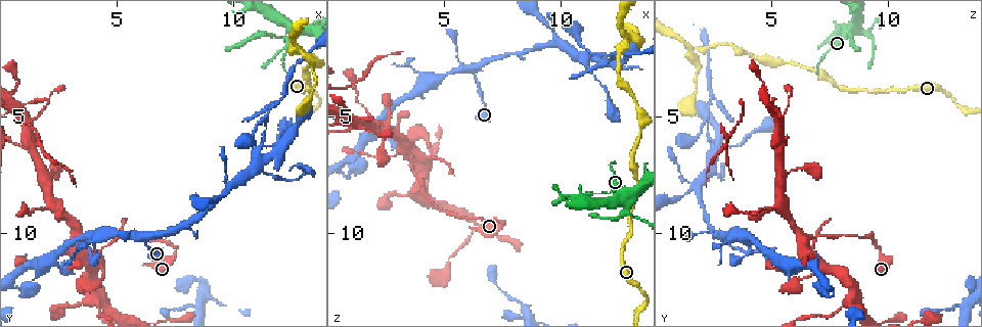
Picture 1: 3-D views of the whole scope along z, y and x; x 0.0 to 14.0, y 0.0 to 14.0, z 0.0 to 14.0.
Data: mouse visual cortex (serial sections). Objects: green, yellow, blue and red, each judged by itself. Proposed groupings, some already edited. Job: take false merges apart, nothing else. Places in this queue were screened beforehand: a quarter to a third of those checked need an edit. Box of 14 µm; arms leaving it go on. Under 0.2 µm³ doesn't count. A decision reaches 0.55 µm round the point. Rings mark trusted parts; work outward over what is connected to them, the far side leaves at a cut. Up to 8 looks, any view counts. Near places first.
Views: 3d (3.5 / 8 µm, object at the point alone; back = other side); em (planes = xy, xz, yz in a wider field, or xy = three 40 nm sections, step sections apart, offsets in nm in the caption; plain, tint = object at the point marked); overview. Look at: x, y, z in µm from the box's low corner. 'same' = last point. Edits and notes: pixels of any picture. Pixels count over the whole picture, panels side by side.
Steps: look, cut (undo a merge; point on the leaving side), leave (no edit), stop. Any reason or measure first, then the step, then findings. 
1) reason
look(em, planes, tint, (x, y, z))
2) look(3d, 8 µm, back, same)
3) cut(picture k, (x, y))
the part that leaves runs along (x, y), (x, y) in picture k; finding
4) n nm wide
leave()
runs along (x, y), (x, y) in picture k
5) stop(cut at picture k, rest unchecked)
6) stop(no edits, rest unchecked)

three-way junction
look(3d, 3.5 µm, (12.3, 1.0, 8.4))

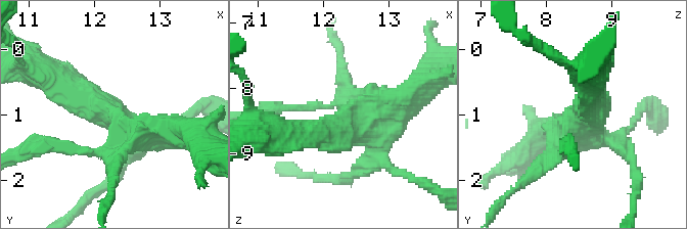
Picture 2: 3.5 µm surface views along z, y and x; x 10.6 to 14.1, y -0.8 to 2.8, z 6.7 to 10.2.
need the tissue
look(em, xy, step 1, tint, (12.35, 1.05, 8.50))

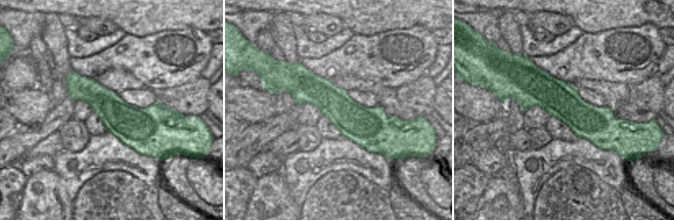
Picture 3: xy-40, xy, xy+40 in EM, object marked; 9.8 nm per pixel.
leave()
runs along (515, 94), (619, 122) in picture 3; one cell here

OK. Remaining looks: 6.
sharp bend
look(3d, 3.5 µm, (12.8, 2.0, 1.7))

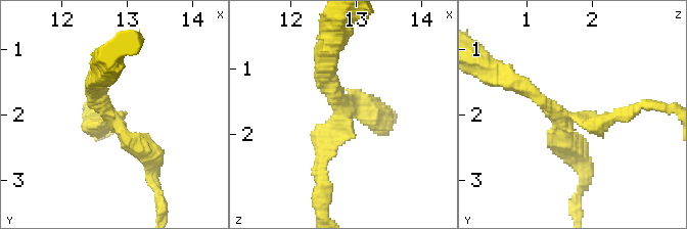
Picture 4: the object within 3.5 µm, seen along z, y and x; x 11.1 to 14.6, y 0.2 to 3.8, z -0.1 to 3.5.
now the EM
look(em, xy, step 5, tint, (12.75, 2.05, 1.60))

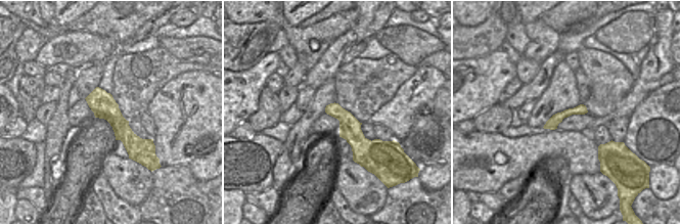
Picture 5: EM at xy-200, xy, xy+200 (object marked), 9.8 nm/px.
another direction
look(em, xy, step 1, tint, same)

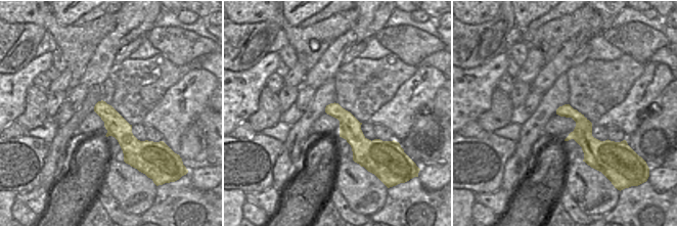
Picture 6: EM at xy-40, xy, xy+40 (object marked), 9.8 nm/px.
leave()
runs along (97, 106), (138, 147), (150, 147) in picture 6; continuous, no second cell

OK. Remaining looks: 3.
three-way junction
look(3d, 3.5 µm, (9.8, 8.0, 1.8))

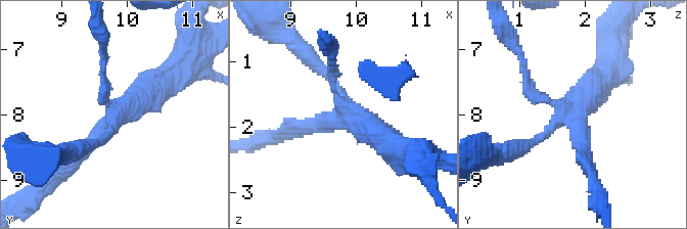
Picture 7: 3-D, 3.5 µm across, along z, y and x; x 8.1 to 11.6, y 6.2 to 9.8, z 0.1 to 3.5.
look(em, planes, tint, (9.80, 8.05, 1.85))

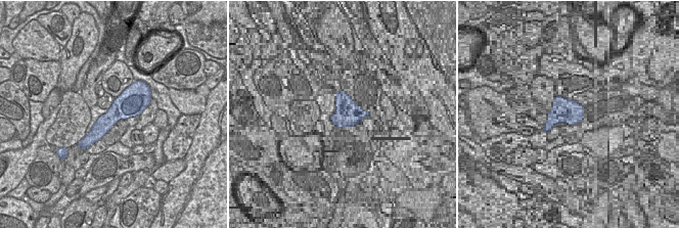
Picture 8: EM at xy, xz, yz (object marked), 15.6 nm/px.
another direction
look(em, xy, step 5, tint, same)

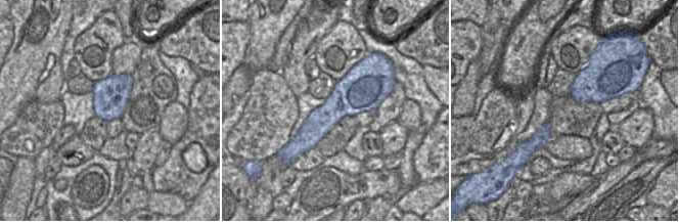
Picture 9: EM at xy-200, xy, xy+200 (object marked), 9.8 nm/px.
leave()
runs along (64, 167), (122, 110), (166, 79) in picture 7; all the same cell

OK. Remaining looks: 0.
stop(no edits, rest unchecked)

